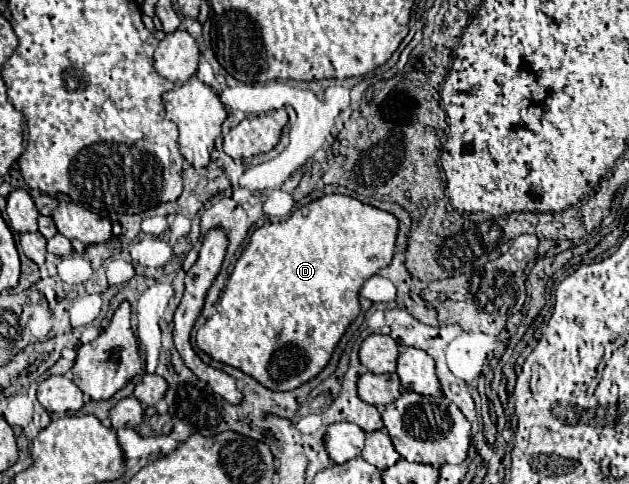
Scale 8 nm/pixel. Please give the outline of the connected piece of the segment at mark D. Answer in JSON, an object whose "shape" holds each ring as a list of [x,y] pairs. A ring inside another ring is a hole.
{"shape":[[[324,195],[292,211],[286,221],[258,227],[224,287],[216,313],[198,329],[196,347],[214,361],[236,367],[270,391],[292,391],[316,377],[332,357],[334,347],[358,317],[358,291],[366,279],[386,267],[394,253],[398,219],[382,209],[346,195]]]}

